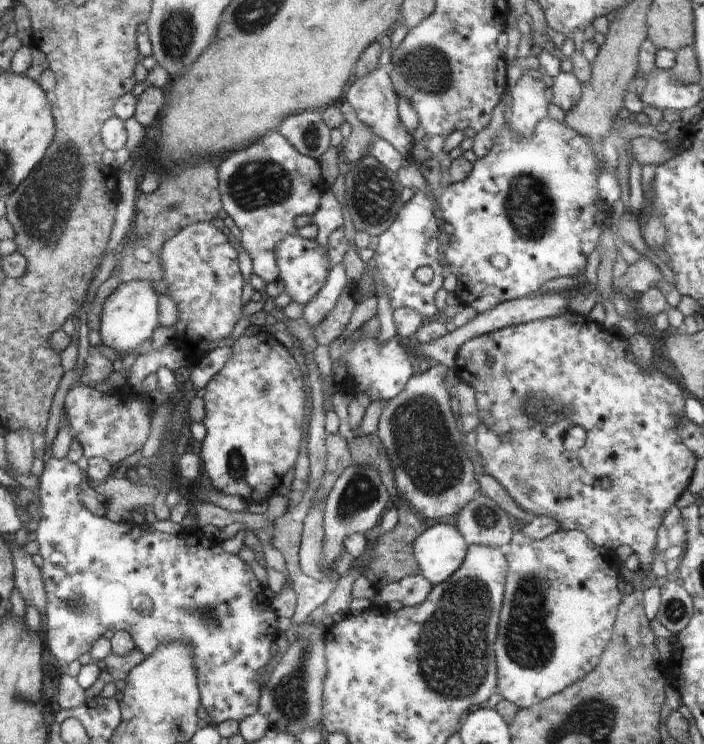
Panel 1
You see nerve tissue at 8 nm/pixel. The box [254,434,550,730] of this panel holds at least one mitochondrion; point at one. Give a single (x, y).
(453, 650)

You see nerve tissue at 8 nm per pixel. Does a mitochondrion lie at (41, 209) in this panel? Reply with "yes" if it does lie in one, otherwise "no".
yes

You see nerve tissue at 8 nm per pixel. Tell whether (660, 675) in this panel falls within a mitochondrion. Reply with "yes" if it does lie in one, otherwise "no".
no

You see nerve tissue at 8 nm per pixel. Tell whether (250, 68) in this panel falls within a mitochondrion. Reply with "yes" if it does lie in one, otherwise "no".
no

